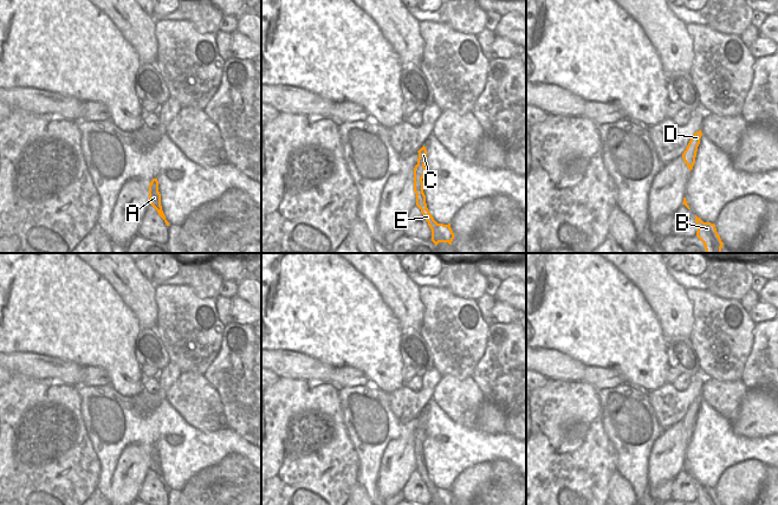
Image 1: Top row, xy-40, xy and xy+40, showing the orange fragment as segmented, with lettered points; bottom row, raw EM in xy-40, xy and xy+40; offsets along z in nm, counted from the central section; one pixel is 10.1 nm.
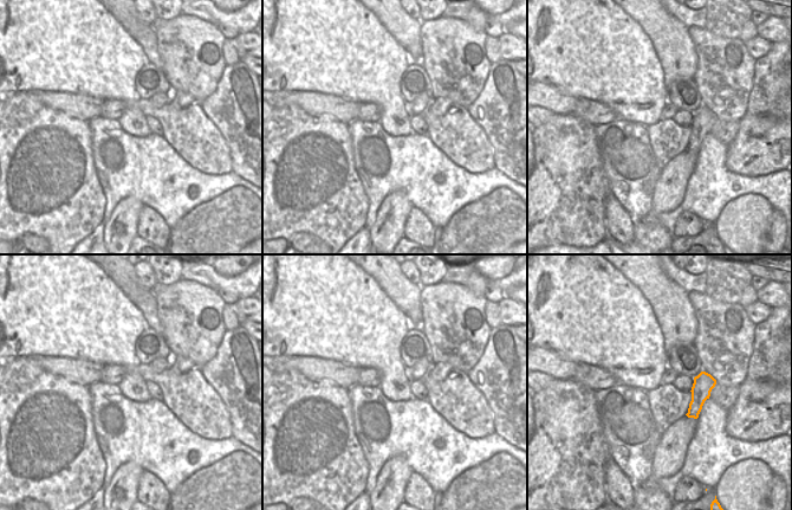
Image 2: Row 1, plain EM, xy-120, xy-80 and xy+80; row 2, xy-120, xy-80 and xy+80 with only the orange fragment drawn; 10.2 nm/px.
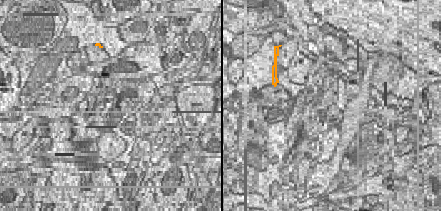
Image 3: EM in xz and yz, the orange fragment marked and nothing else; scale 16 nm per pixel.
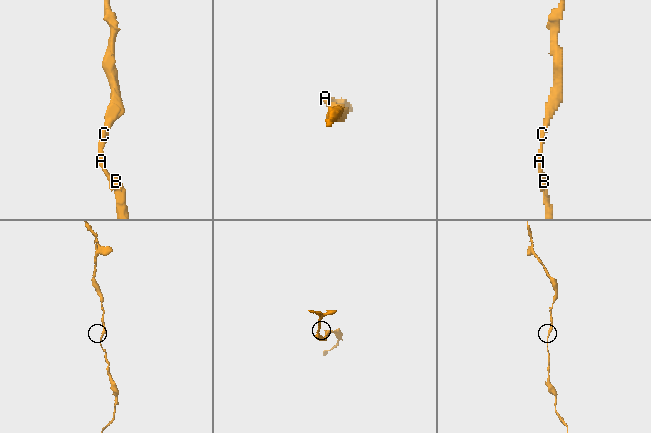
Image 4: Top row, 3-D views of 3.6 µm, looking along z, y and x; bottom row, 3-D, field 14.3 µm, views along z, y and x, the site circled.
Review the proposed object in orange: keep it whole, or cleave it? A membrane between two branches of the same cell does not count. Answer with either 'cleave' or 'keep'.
keep

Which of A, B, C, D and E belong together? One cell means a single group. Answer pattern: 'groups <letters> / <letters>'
groups A B C D E

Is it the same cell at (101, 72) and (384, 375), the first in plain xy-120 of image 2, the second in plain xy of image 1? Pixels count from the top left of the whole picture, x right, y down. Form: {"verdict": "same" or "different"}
{"verdict": "same"}

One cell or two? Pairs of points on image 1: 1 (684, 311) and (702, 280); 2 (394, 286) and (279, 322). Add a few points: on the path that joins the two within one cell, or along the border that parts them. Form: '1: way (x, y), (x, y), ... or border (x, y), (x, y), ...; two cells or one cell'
1: border (667, 267), (667, 271), (685, 290); two cells
2: border (358, 272), (374, 285), (383, 303), (394, 315); two cells

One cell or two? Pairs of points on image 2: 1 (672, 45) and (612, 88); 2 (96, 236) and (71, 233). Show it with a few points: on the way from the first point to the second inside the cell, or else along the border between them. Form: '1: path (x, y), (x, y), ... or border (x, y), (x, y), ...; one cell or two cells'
1: border (644, 30), (657, 56), (664, 82); two cells
2: border (101, 221), (89, 234), (78, 241); two cells

